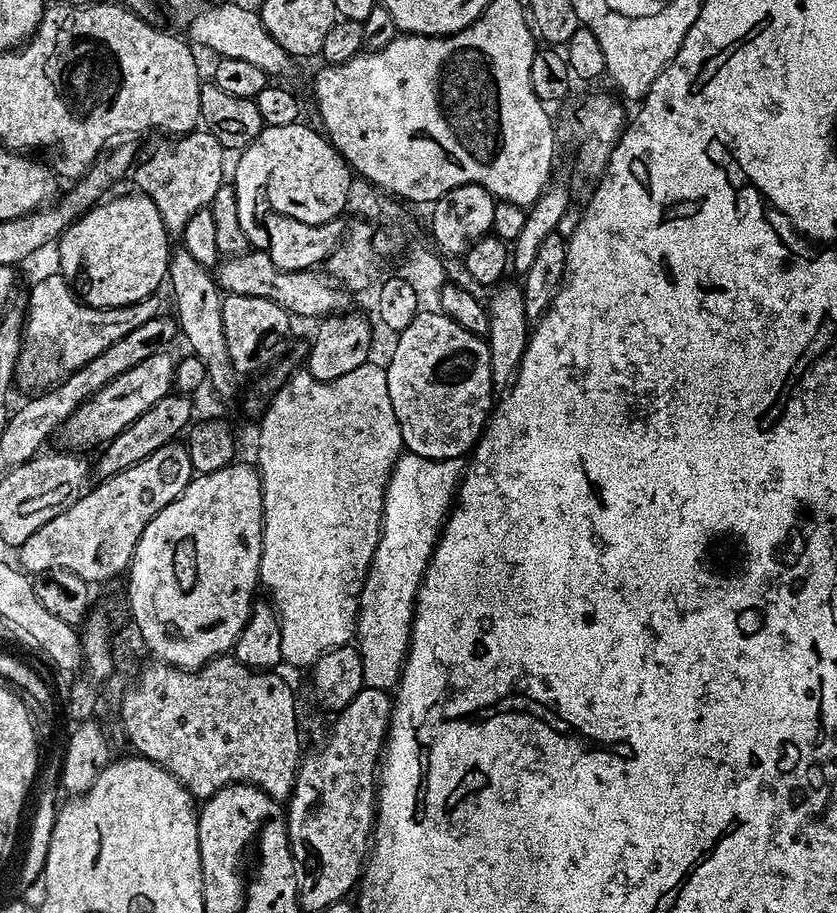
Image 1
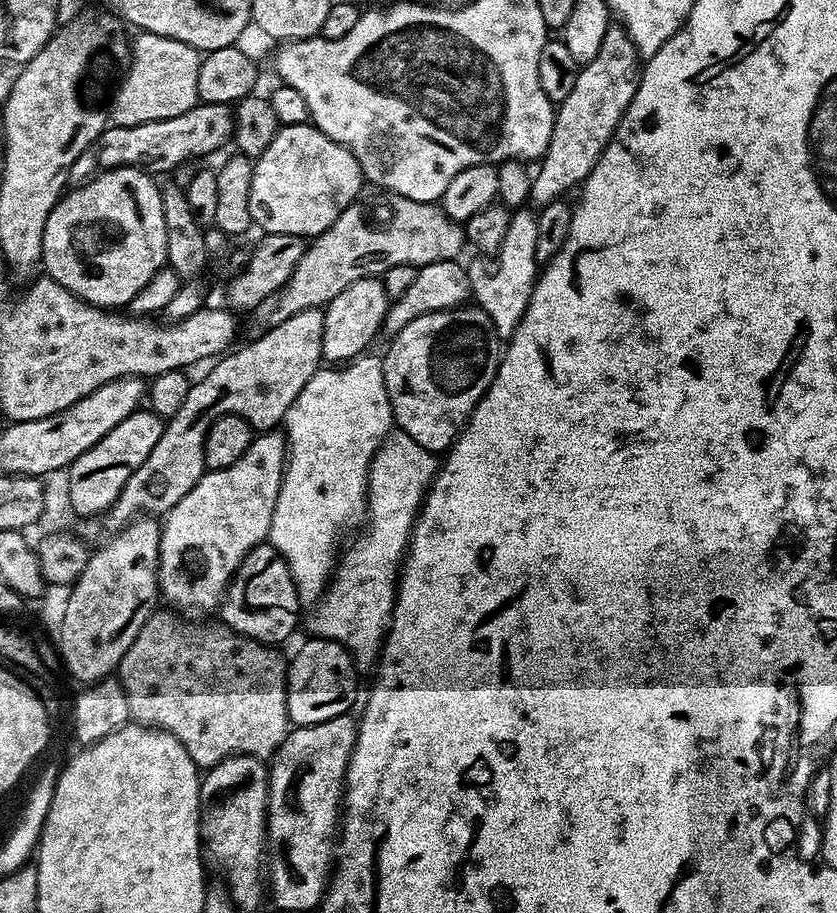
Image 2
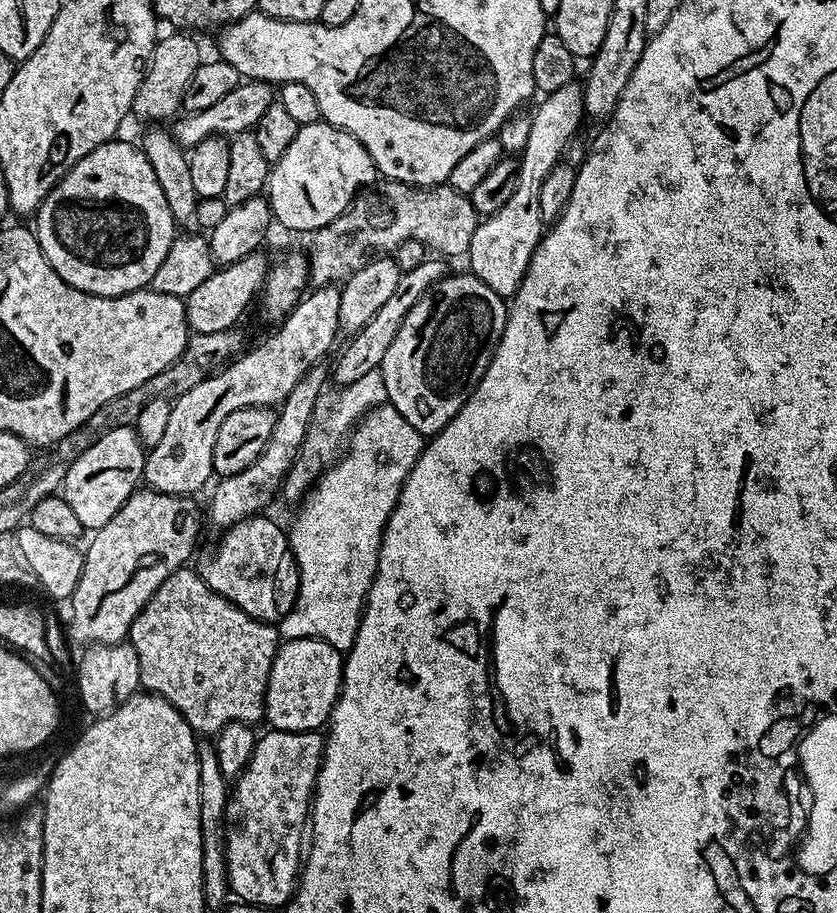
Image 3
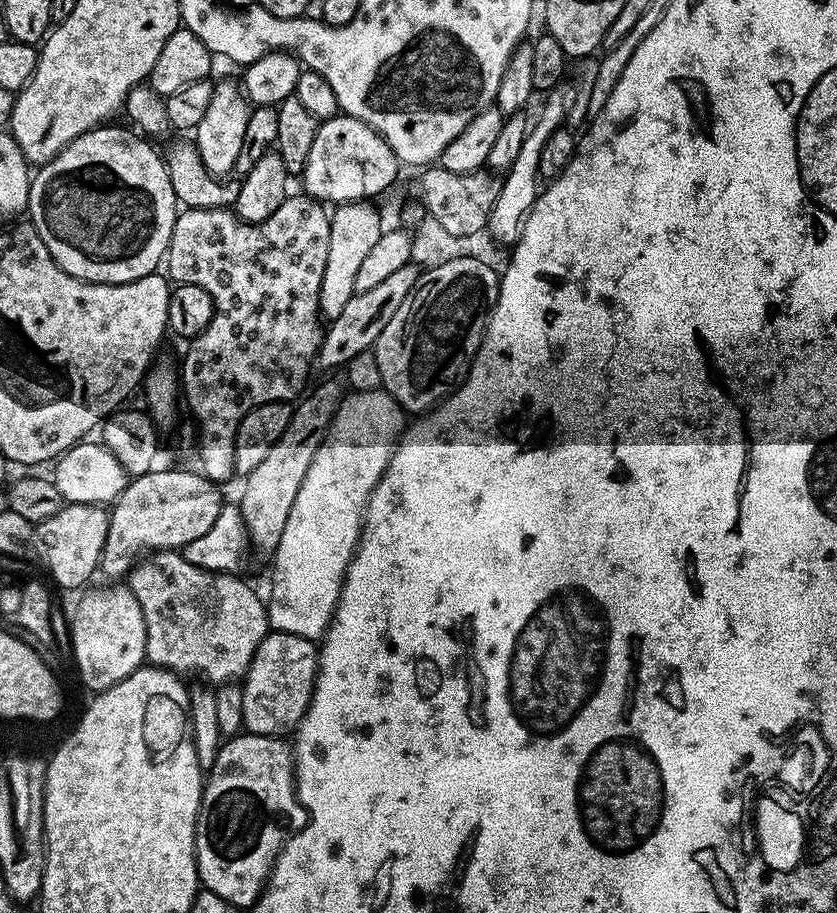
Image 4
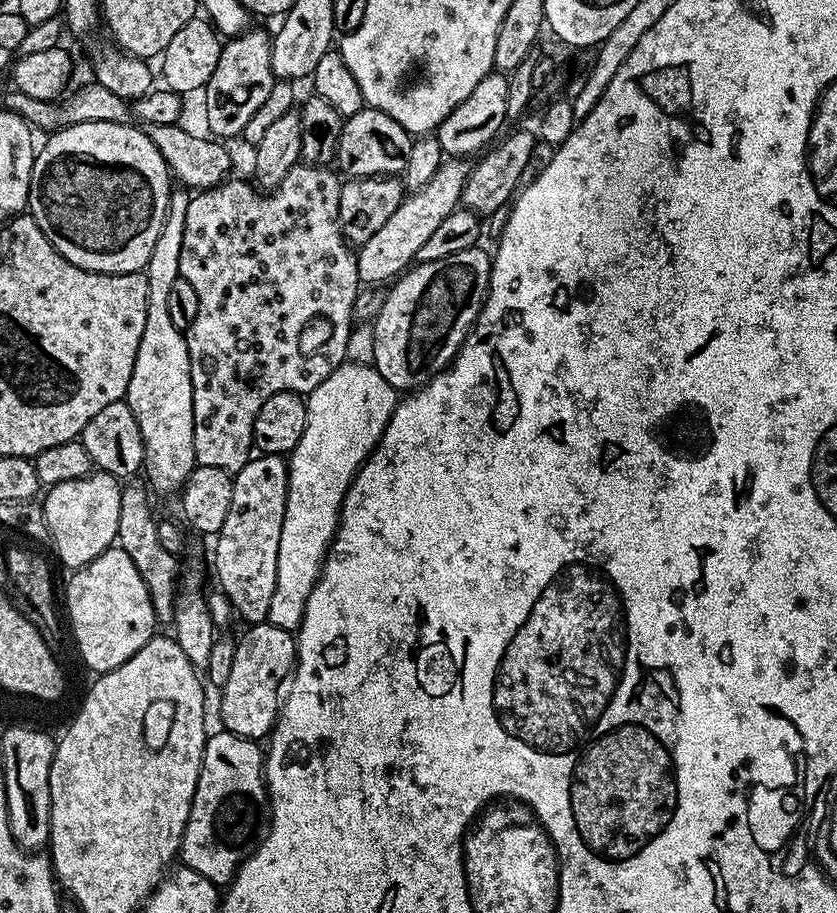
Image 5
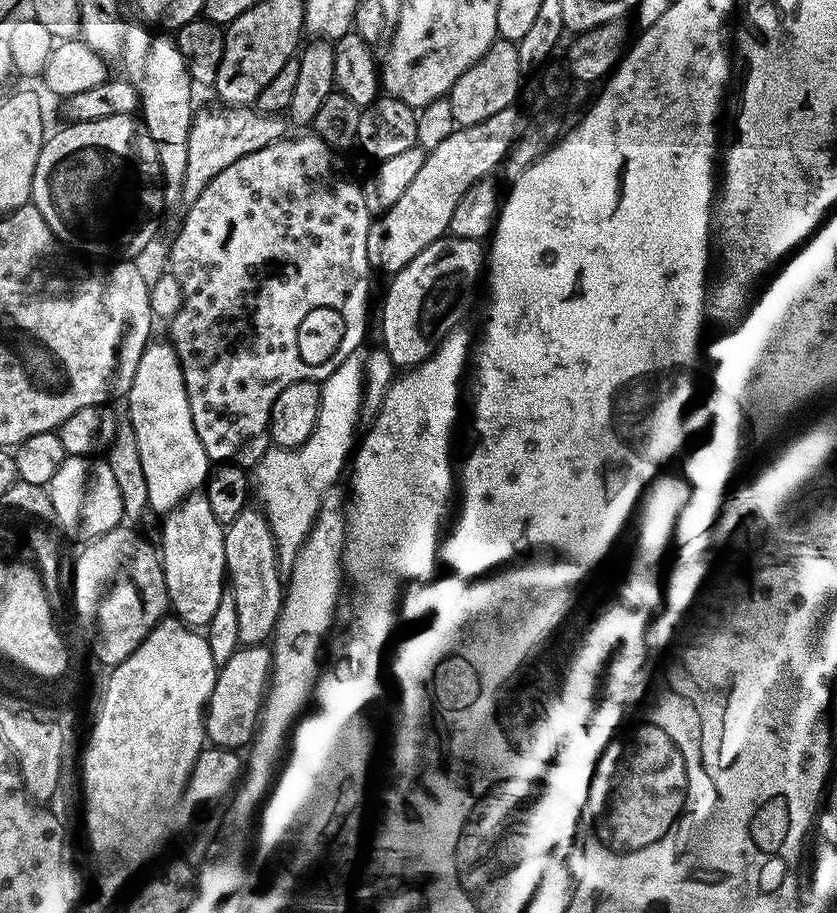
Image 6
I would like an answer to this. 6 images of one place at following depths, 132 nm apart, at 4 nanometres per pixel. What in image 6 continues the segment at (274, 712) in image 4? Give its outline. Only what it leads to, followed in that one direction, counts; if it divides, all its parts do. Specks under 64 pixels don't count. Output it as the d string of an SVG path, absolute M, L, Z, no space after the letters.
M264 644L237 647L228 661L219 665L214 688L204 706L204 736L209 745L240 750L249 743L259 719L270 667L271 653Z

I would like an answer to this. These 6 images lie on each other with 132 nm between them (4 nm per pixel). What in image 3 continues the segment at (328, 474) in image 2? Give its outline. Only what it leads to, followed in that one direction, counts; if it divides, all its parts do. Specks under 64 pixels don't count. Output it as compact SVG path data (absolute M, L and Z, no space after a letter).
M379 368L370 370L370 374L358 378L358 382L350 382L336 391L340 392L334 393L333 396L322 395L314 406L310 426L306 430L304 445L300 447L300 455L292 464L282 485L282 496L288 500L303 501L312 485L319 480L321 472L341 455L342 445L347 441L352 429L359 424L361 418L369 410L385 403L388 399L386 382L382 378Z

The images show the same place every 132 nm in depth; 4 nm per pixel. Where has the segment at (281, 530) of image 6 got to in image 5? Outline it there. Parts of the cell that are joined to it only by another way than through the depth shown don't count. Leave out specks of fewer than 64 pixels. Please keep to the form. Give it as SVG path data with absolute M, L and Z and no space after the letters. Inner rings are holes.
M345 362L339 364L330 375L320 383L313 392L307 393L306 403L309 409L308 421L306 422L306 430L302 430L302 438L298 442L298 446L294 446L294 450L287 457L288 462L288 493L286 494L286 514L282 518L282 538L278 538L278 582L274 582L274 595L270 602L270 614L267 623L278 626L282 630L295 633L300 627L304 611L306 610L306 602L310 598L310 590L314 590L316 580L320 576L320 566L324 562L324 557L328 554L328 547L331 546L336 535L336 526L340 519L340 508L344 504L344 499L348 493L348 487L352 485L352 480L356 476L356 471L364 464L364 459L370 455L376 448L376 443L382 438L382 434L386 430L386 426L390 422L390 418L394 414L398 403L397 389L390 386L390 382L386 382L386 378L382 378L382 374L378 374L378 370L371 363L351 364ZM316 408L332 408L332 412L316 412Z

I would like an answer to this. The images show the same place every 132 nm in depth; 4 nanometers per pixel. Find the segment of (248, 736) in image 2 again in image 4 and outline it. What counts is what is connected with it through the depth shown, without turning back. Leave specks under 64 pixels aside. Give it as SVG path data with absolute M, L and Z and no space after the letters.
M176 550L145 555L128 573L126 584L132 589L134 598L138 598L138 606L142 606L142 618L146 622L144 655L147 663L177 674L204 672L203 679L212 686L236 682L244 677L254 658L254 650L258 650L270 629L267 603L240 578L231 572L211 572L194 566Z

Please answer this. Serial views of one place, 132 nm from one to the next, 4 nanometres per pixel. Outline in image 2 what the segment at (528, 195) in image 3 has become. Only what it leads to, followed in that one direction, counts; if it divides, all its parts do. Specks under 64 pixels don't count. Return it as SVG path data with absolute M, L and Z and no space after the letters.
M528 206L517 208L512 212L506 239L496 255L491 258L476 258L473 264L467 265L472 287L471 299L487 314L490 322L494 322L494 330L500 335L501 341L511 340L532 297L532 287L536 285L538 275L537 246L536 212Z

